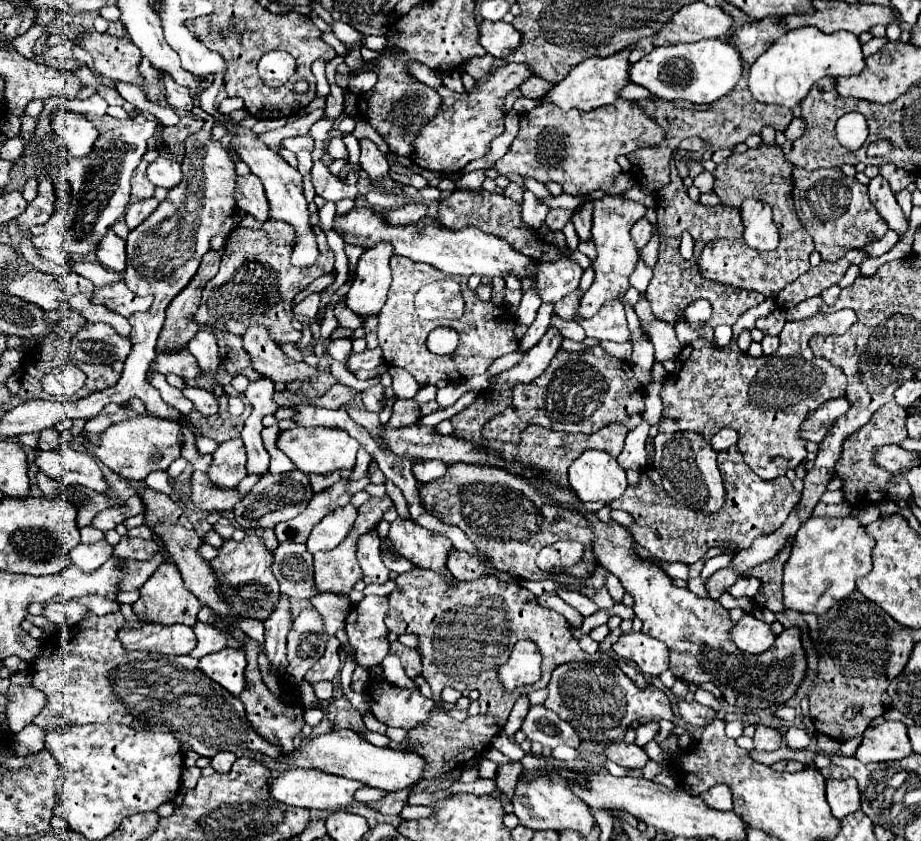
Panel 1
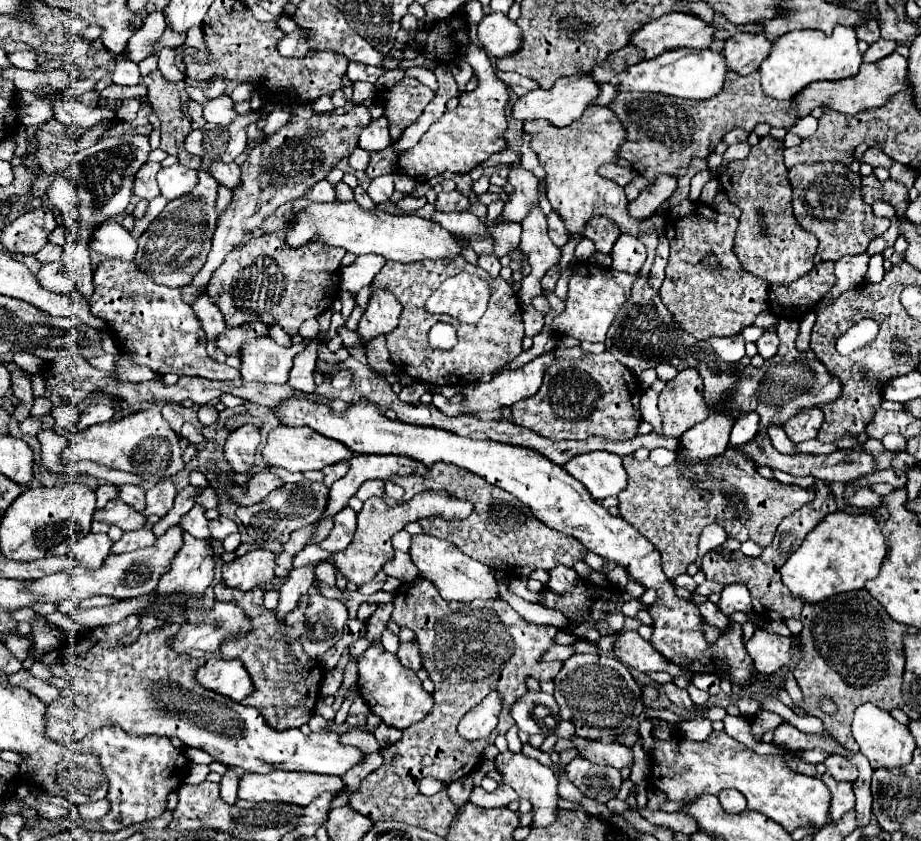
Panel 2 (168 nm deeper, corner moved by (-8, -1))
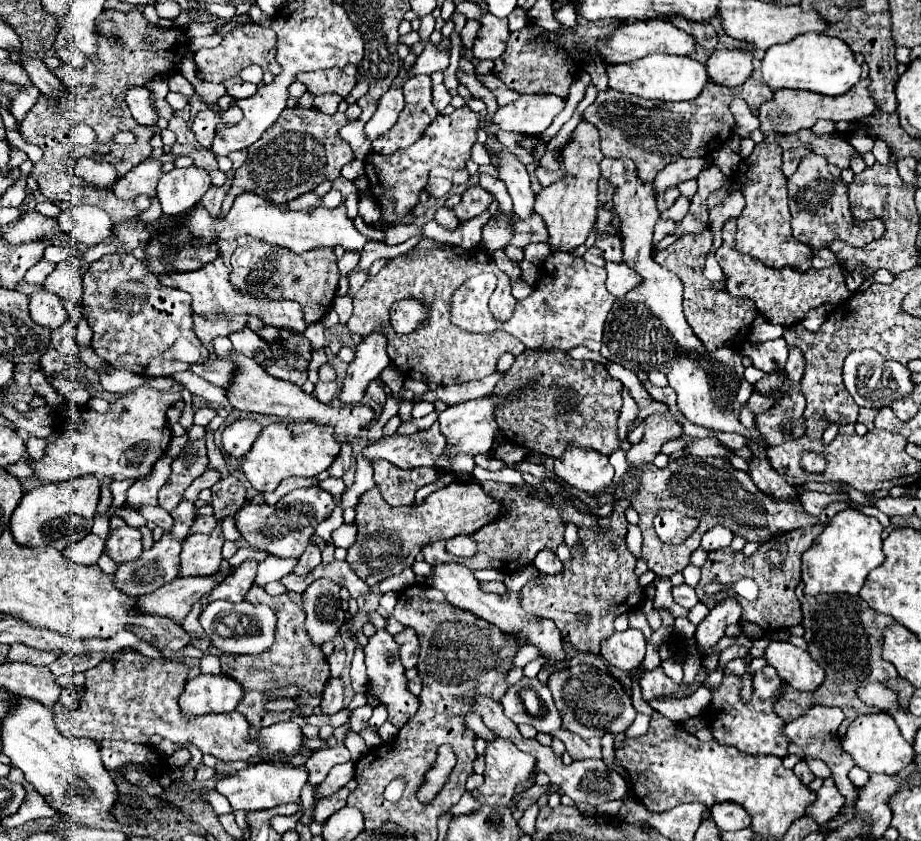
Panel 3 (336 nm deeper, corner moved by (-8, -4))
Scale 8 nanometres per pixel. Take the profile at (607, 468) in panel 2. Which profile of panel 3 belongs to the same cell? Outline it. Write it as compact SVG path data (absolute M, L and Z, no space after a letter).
M567 446L567 452L555 460L555 476L581 492L595 496L613 484L615 470L609 464L609 456L589 448Z

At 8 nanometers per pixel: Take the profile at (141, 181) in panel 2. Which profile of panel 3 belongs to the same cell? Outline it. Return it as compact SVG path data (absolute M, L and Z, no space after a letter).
M143 160L141 164L133 166L117 184L115 196L121 200L135 200L137 196L145 194L149 198L157 196L157 182L161 178L161 162L159 160Z

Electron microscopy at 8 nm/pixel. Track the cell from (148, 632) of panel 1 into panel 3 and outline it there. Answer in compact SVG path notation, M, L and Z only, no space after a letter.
M215 600L207 604L201 620L203 620L203 626L207 628L207 636L211 638L213 648L219 648L223 652L259 654L275 642L273 630L275 630L277 618L275 618L275 612L265 604L249 604L249 602L233 604L225 600Z

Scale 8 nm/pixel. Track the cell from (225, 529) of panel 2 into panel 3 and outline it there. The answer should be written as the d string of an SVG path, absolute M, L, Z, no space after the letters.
M197 516L197 520L191 526L191 532L197 534L211 534L211 530L215 530L217 520L213 516Z

